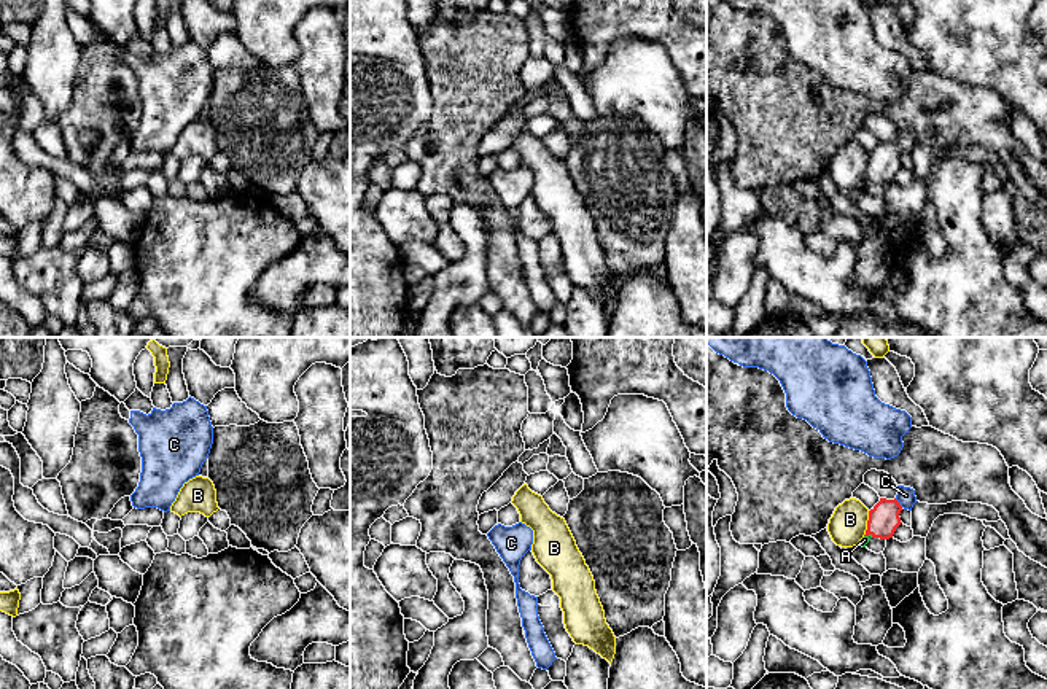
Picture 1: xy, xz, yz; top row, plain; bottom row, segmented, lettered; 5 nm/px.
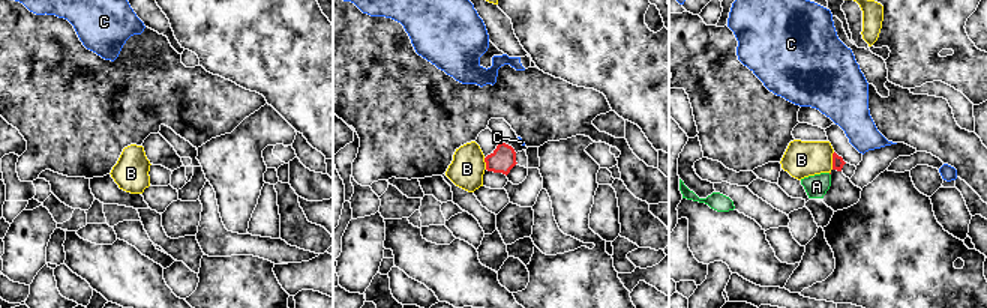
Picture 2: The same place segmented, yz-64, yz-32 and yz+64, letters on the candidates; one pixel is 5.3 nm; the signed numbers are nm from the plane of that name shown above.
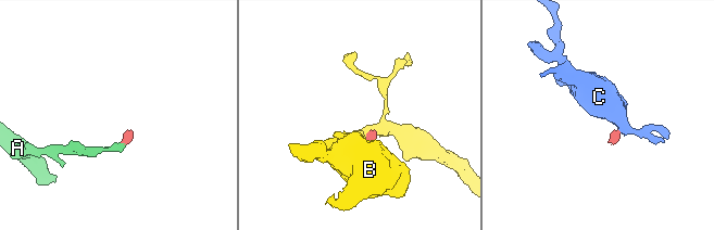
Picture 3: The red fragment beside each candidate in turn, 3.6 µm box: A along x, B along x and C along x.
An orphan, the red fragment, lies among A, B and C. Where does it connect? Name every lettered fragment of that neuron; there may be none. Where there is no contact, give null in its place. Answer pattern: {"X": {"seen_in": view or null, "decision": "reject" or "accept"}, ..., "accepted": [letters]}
{"A": {"seen_in": "yz", "decision": "accept"}, "B": {"seen_in": "yz", "decision": "reject"}, "C": {"seen_in": "yz", "decision": "accept"}, "accepted": ["A", "C"]}

